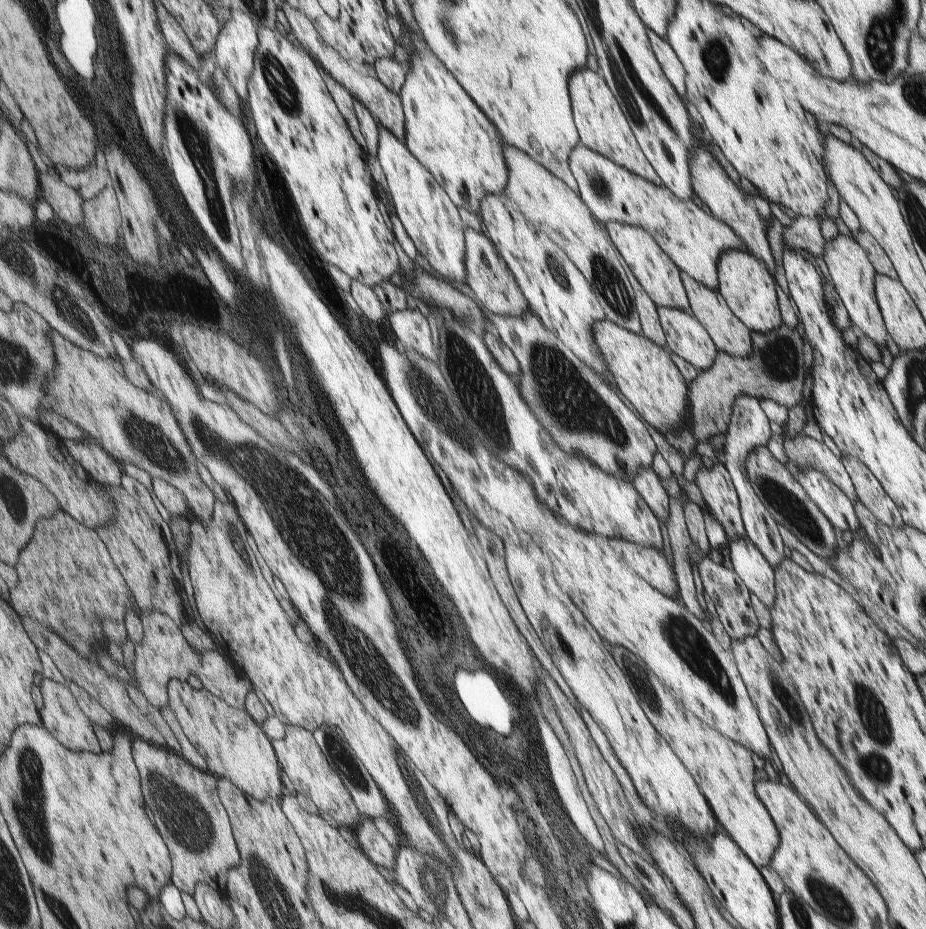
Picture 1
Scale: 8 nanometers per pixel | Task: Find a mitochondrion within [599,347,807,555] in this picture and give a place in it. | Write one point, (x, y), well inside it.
(621, 468)

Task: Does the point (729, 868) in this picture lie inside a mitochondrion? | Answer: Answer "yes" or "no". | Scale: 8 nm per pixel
no

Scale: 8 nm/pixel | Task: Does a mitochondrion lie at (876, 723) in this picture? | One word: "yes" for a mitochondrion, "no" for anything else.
yes

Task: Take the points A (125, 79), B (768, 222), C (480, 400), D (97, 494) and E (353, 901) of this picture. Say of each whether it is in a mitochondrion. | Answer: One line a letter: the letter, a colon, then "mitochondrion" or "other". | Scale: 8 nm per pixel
A: other
B: other
C: mitochondrion
D: other
E: mitochondrion

